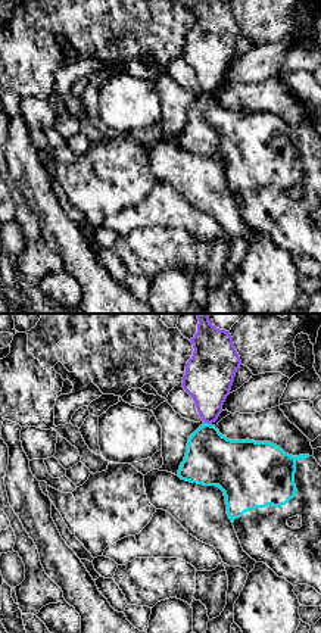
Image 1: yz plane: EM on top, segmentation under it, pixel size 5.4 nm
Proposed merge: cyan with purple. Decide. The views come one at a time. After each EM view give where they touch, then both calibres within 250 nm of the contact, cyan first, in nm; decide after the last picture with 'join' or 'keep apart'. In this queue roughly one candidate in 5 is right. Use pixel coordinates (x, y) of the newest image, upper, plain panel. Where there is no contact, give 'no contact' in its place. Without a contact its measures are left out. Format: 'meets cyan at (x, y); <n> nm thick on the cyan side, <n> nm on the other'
meets cyan at (206, 93); 280 nm thick on the cyan side, 260 nm on the other

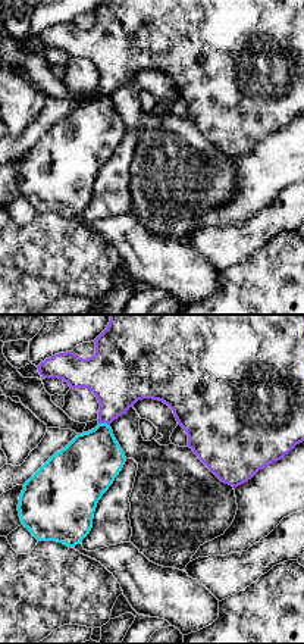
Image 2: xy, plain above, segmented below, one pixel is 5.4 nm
meets cyan at (105, 94); 320 nm thick on the cyan side, 300 nm on the other

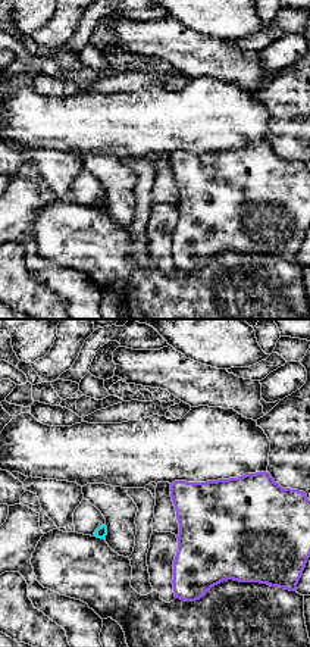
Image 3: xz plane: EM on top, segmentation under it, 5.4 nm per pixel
no contact

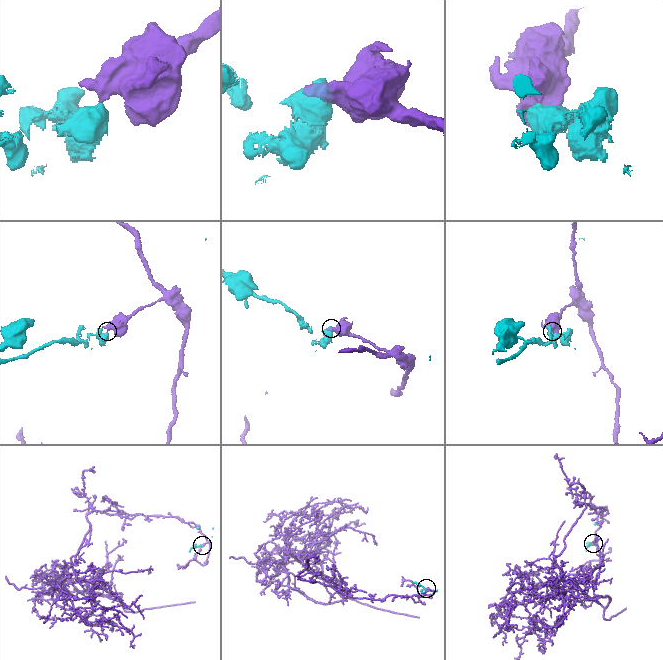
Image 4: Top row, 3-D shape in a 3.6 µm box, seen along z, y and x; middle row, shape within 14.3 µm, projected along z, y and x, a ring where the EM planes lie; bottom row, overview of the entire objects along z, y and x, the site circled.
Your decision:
keep apart

